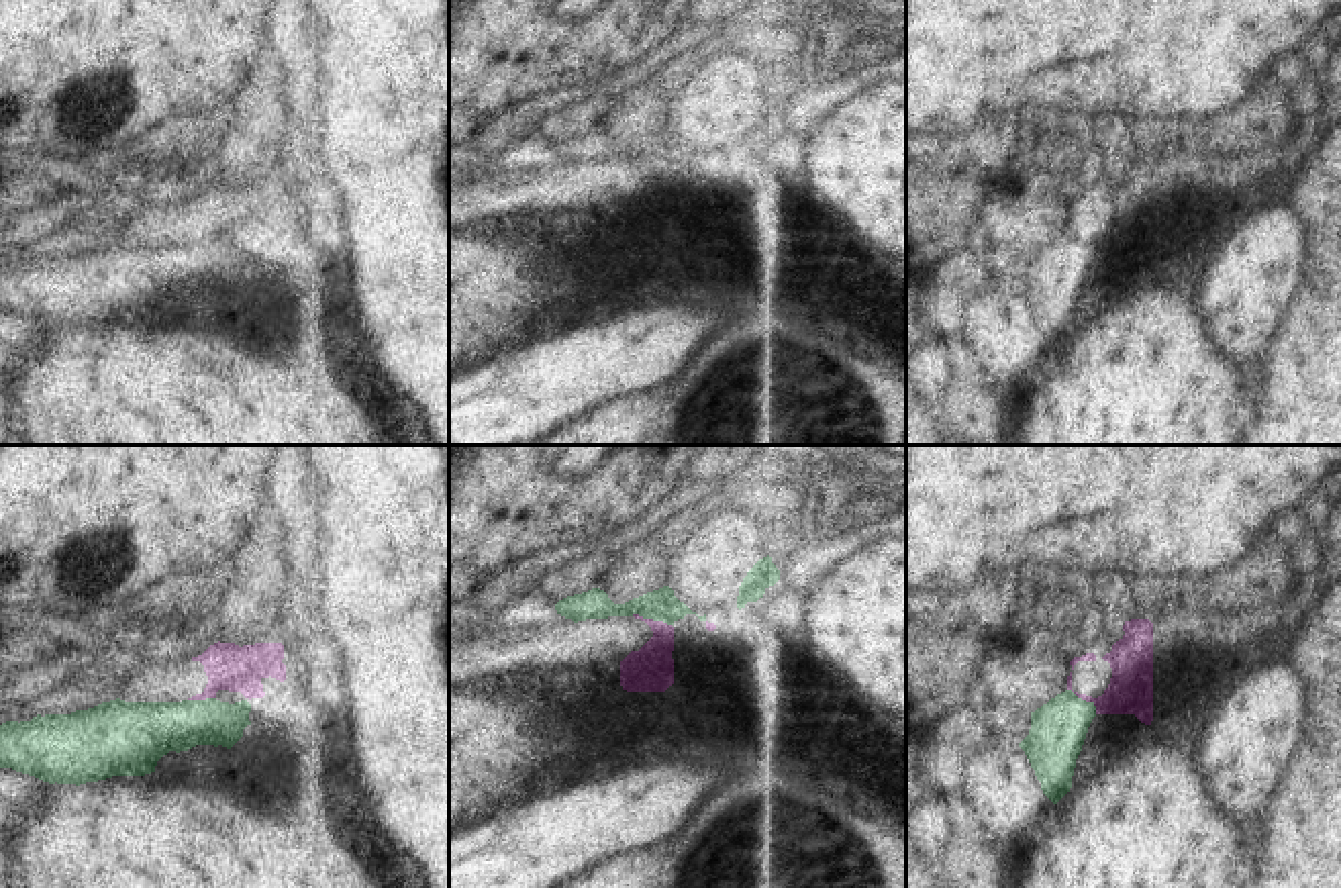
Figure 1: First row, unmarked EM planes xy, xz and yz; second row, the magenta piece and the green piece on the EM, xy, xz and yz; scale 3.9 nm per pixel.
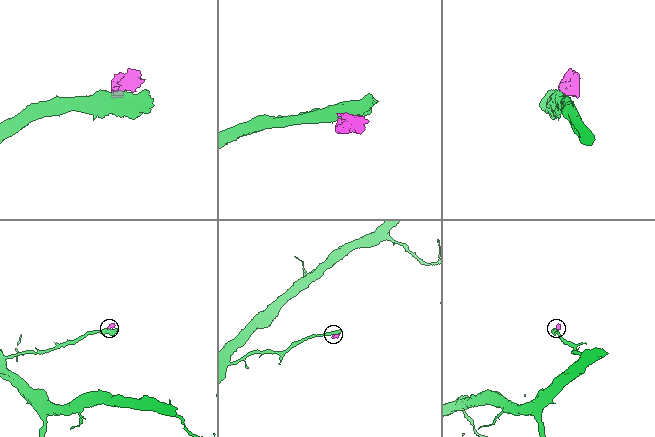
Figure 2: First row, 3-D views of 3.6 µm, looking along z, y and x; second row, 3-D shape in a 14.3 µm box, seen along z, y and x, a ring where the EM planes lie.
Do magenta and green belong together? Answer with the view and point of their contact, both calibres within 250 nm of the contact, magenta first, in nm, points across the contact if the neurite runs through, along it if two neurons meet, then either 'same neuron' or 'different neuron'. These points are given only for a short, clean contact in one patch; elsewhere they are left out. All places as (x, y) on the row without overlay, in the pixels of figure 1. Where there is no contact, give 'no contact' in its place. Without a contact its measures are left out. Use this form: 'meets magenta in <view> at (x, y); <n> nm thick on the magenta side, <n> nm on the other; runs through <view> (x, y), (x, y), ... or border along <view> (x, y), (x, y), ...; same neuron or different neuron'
meets magenta in xz at (652, 162); 180 nm thick on the magenta side, 130 nm on the other; border along xz (631, 158), (662, 162), (670, 168); different neuron

